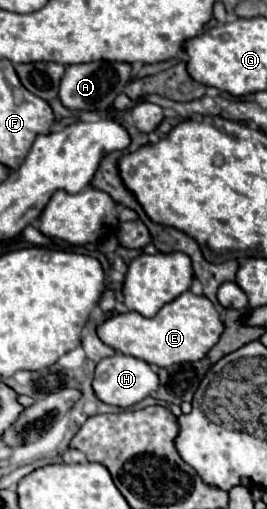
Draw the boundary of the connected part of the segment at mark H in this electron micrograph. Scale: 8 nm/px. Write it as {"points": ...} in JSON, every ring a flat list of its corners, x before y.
{"points":[[114,354,114,356,104,358,96,364,92,390,104,404,128,408,128,406,134,406,136,402,140,402,142,398,150,396,156,388,158,388,158,374,144,360,138,360,134,356]]}

